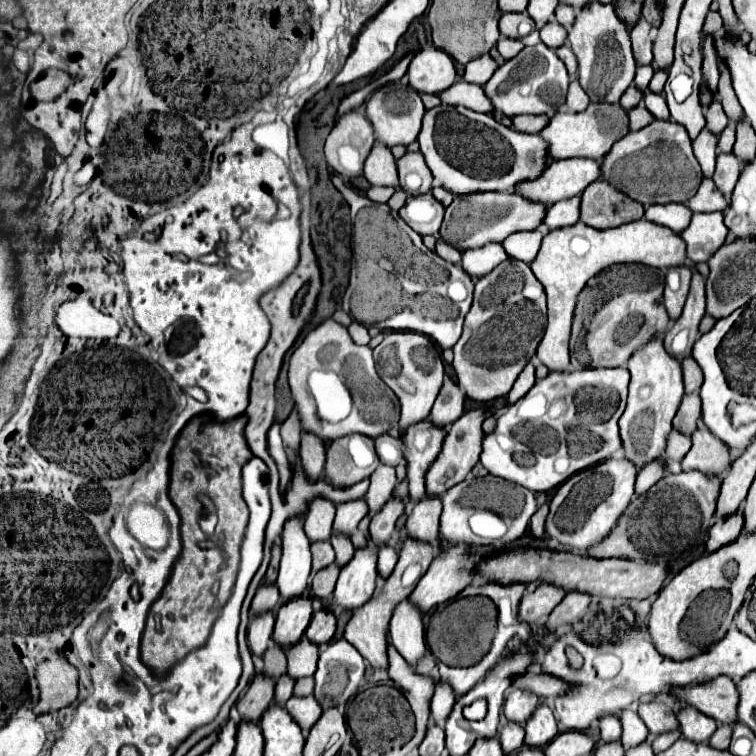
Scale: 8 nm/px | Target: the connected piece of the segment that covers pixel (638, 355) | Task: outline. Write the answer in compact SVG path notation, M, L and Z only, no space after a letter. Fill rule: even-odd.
M654 337L630 357L628 371L632 375L632 381L630 381L628 405L620 419L620 437L622 437L624 457L630 459L638 469L642 469L646 463L662 457L664 453L666 437L672 429L672 419L684 395L682 369L680 369L680 361L668 355L668 351L664 349L662 337ZM646 383L650 383L650 397L642 399L640 387L644 387Z

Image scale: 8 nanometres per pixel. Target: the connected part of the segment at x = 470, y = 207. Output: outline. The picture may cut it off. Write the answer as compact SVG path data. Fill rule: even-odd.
M476 193L454 197L450 207L446 209L446 217L440 229L440 239L452 243L456 249L474 249L486 243L498 241L502 243L508 235L516 231L532 231L544 219L544 211L548 207L540 201L524 199L520 193Z

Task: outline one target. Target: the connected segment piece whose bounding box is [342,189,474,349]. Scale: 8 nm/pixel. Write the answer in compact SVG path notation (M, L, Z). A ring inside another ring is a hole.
M344 189L342 195L350 205L352 223L352 267L342 309L366 327L378 327L380 331L416 331L430 335L442 349L454 347L472 305L474 283L470 275L460 265L448 263L430 251L422 243L422 237L388 205L374 203L350 189ZM454 281L464 281L468 287L468 299L462 303L448 297L448 287Z

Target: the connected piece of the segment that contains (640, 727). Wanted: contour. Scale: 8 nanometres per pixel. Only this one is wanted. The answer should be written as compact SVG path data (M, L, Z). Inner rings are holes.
M624 709L624 713L620 713L620 723L622 723L622 739L620 741L622 741L624 749L640 745L646 741L648 729L636 711Z

